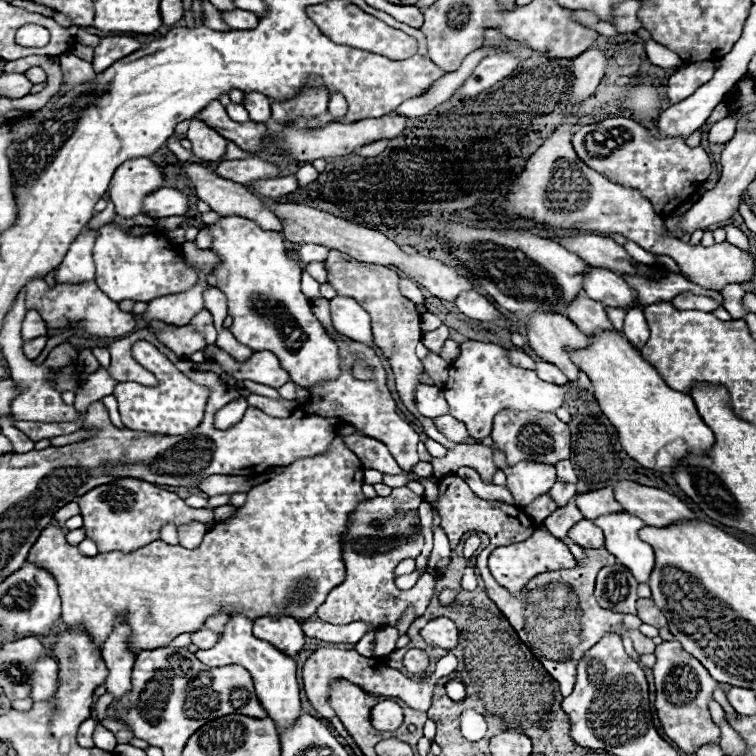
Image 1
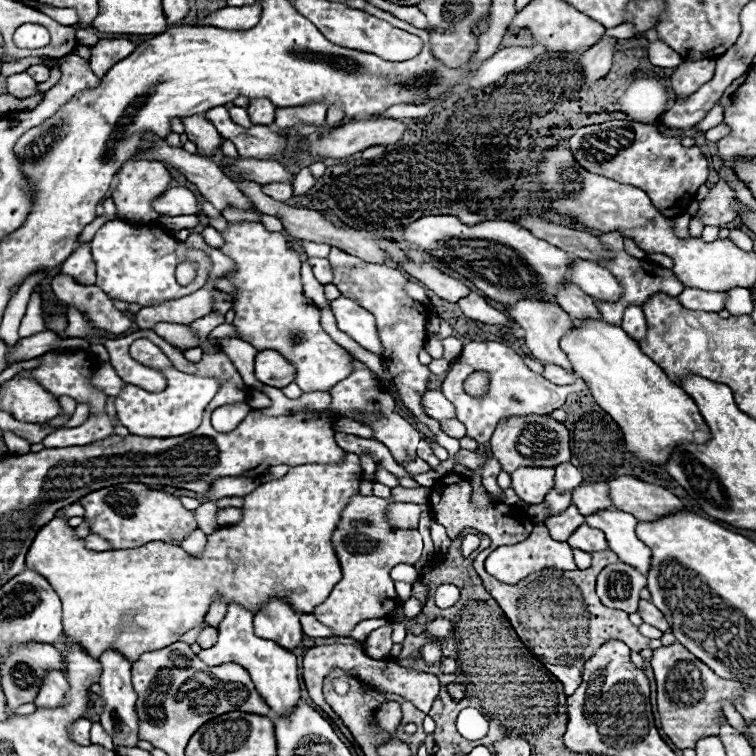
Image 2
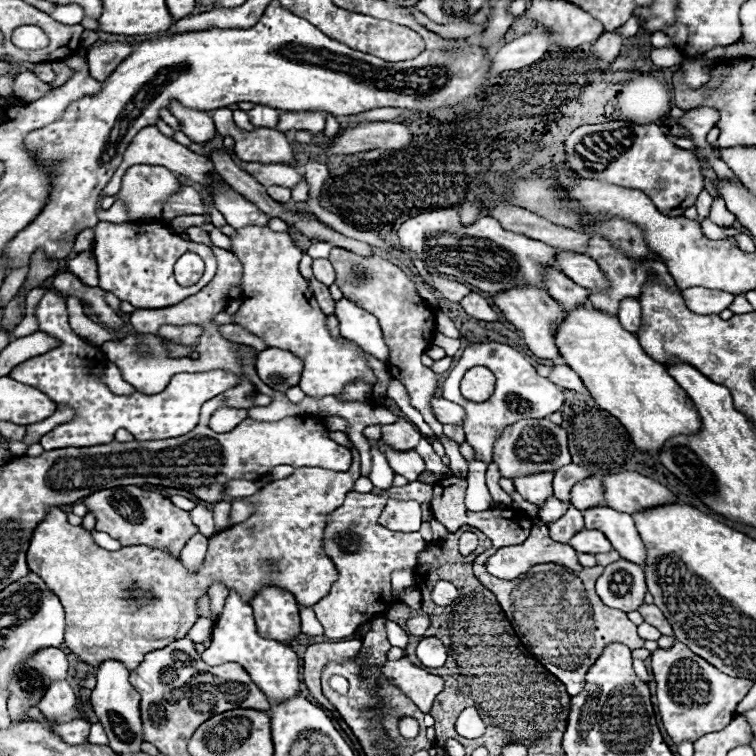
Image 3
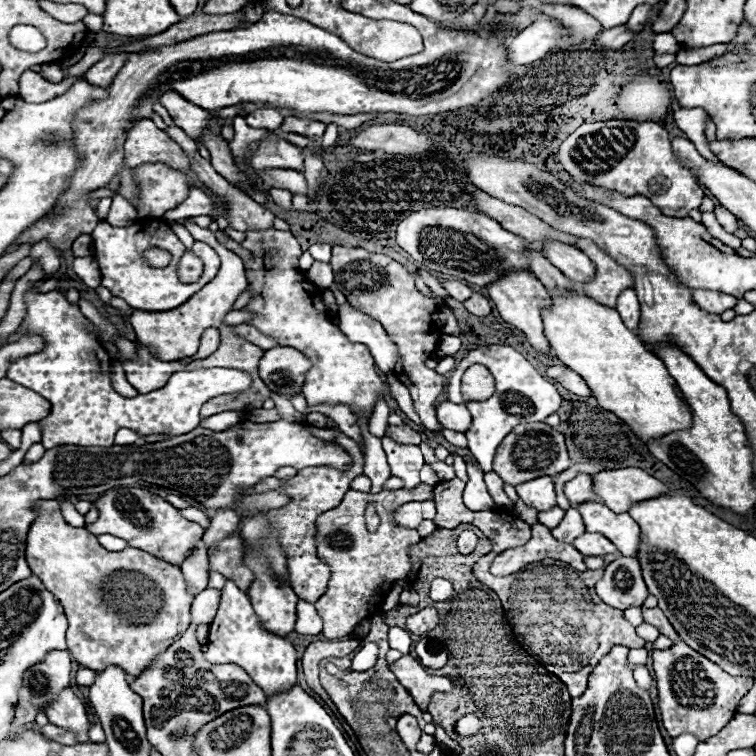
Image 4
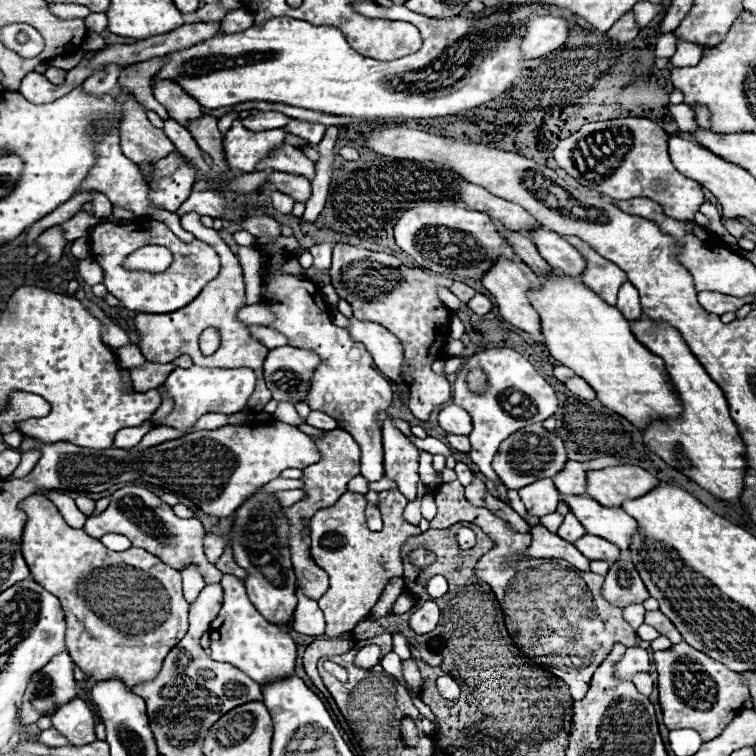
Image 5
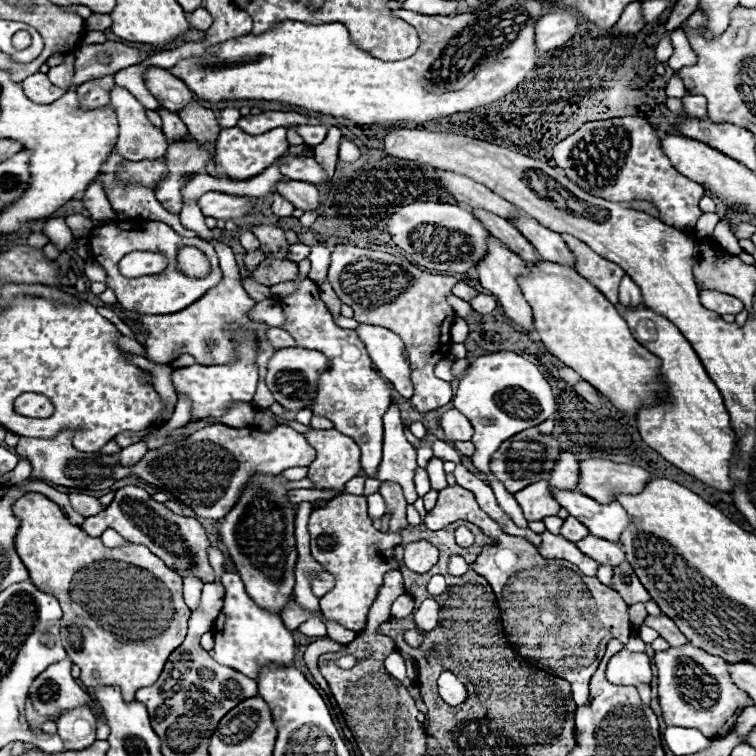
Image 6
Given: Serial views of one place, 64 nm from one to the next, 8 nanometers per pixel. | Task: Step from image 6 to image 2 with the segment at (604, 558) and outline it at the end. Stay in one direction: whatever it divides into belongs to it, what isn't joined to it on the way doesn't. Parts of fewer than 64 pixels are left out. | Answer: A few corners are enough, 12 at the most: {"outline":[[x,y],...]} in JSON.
{"outline":[[582,524],[568,540],[584,552],[608,550],[598,528]]}

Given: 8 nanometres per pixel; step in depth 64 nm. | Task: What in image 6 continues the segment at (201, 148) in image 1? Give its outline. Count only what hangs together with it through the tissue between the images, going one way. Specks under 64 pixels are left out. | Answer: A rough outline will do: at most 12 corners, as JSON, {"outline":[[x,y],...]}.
{"outline":[[158,66],[144,70],[144,84],[172,112],[194,100],[182,80]]}

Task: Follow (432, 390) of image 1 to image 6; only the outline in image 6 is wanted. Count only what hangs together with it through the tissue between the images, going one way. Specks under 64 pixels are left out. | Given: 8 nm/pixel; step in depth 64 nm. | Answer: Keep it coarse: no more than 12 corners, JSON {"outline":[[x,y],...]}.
{"outline":[[458,410],[442,416],[450,442],[472,440],[472,426]]}

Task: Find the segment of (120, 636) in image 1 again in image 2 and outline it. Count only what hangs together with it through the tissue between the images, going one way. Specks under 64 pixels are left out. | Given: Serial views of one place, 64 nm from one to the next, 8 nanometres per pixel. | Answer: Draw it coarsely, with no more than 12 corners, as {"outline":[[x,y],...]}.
{"outline":[[100,658],[100,724],[114,746],[138,744],[130,662]]}

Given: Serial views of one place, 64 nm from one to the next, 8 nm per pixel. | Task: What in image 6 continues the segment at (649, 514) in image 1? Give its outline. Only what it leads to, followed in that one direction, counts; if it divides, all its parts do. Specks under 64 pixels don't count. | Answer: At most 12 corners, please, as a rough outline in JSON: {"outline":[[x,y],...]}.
{"outline":[[606,458],[580,462],[578,490],[602,504],[640,492],[650,472]]}

